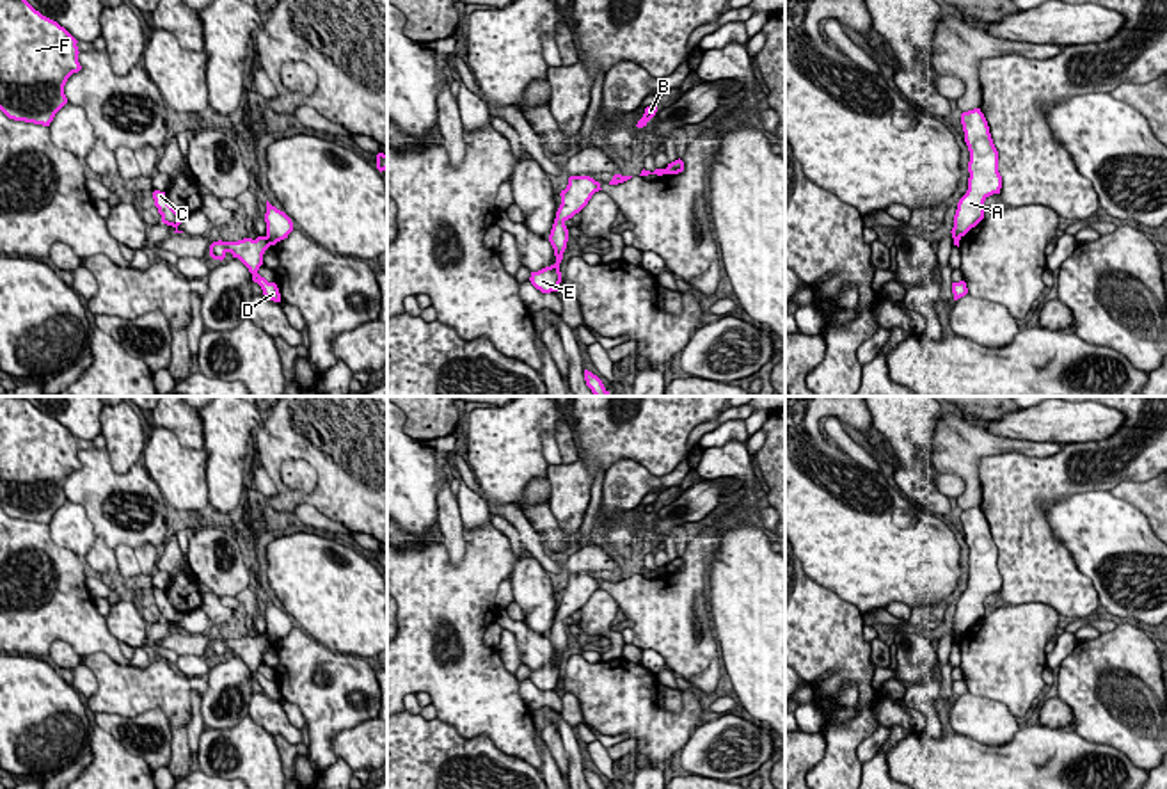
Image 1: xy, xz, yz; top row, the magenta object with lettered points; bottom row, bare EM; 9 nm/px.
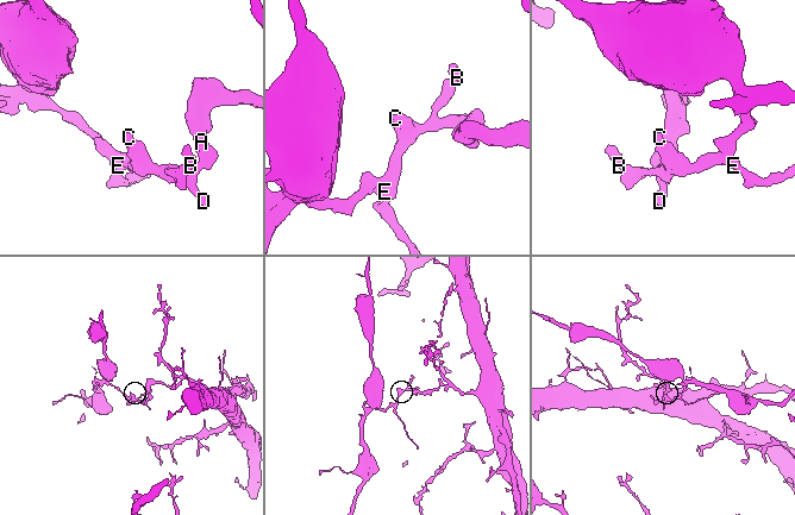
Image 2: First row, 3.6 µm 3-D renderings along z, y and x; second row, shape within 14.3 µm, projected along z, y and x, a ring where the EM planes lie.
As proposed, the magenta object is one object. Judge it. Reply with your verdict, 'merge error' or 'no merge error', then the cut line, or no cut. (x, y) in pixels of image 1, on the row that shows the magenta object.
merge error | xy (265, 237), (270, 244)

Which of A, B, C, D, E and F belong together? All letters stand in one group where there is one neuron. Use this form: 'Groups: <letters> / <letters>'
Groups: A / B C D E F

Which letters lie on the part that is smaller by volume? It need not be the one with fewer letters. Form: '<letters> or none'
B, C, D, E, F

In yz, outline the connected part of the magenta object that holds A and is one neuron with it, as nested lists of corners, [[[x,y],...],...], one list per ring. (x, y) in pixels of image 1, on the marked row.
[[[980,108],[963,112],[961,124],[970,151],[970,178],[968,190],[959,199],[954,215],[954,227],[950,231],[954,243],[959,243],[959,240],[984,219],[984,201],[993,194],[1000,194],[1002,188],[998,151]]]

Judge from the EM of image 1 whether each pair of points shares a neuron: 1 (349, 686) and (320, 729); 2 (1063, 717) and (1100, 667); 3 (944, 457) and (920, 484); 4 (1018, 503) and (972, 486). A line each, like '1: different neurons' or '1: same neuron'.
1: same neuron
2: different neurons
3: different neurons
4: different neurons

